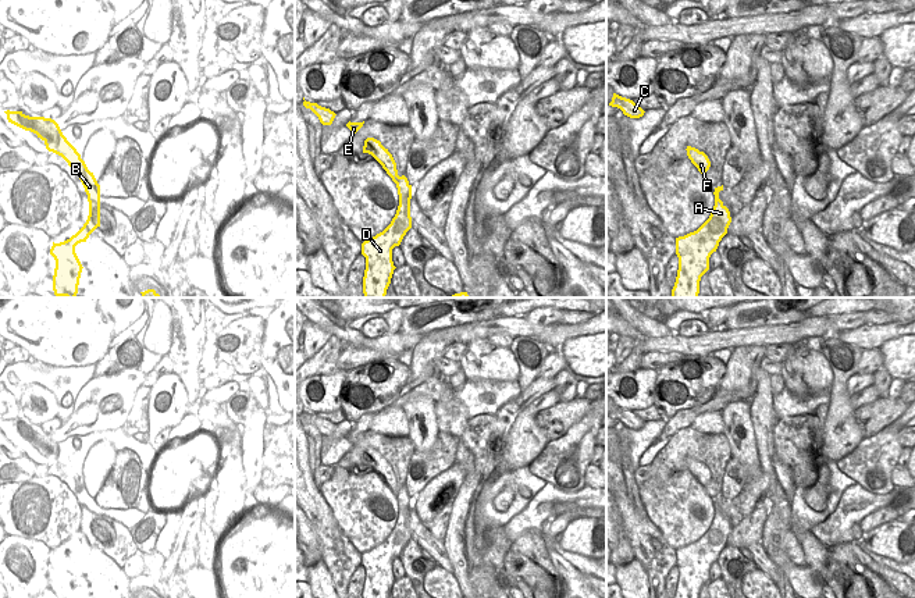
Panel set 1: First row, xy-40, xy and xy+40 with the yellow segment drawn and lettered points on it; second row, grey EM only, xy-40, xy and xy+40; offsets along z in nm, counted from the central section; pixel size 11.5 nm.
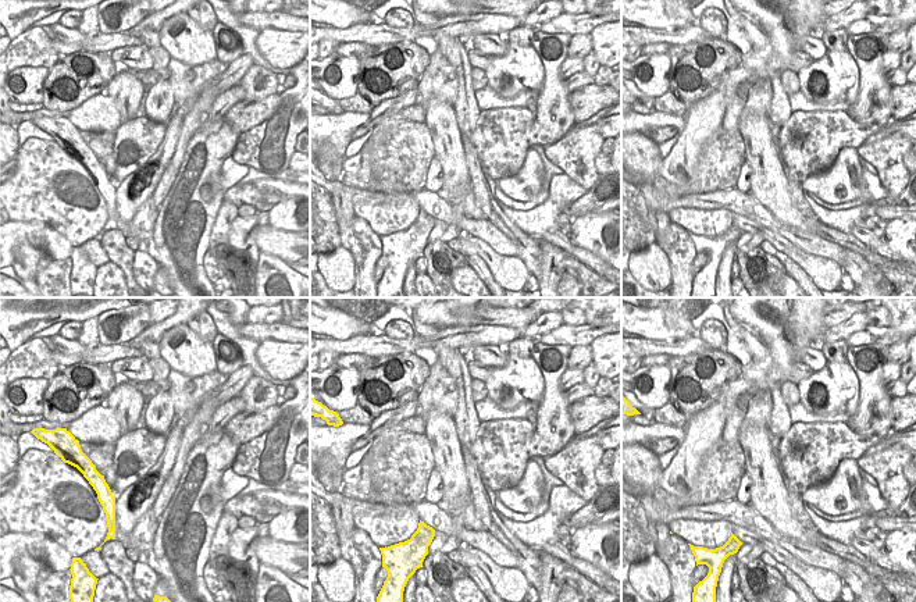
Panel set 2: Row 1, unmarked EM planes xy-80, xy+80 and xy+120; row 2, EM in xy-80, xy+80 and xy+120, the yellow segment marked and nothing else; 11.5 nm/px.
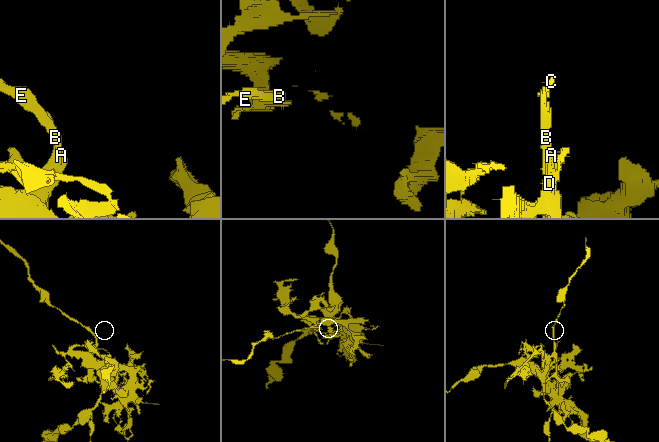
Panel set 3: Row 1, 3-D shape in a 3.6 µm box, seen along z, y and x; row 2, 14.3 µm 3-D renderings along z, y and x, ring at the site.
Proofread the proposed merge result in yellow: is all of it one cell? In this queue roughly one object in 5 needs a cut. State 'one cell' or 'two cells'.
two cells

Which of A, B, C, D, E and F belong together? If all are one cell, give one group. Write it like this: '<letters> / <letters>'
A D / B C E F

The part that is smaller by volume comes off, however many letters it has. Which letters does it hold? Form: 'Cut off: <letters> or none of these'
Cut off: B, C, E, F

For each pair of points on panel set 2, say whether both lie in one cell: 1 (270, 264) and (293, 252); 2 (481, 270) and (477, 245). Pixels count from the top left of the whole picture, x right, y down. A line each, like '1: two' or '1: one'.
1: two
2: two

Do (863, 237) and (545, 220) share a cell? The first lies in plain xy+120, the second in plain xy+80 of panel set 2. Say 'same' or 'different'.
different

